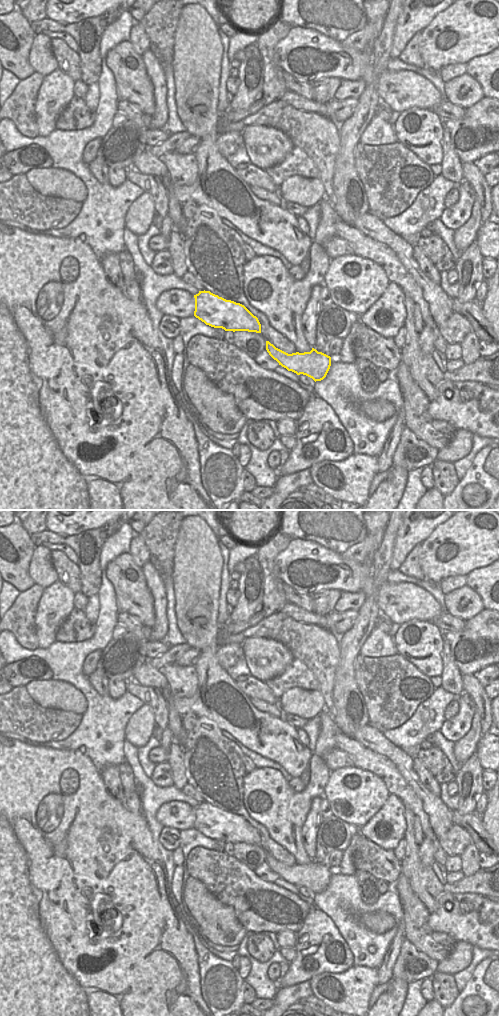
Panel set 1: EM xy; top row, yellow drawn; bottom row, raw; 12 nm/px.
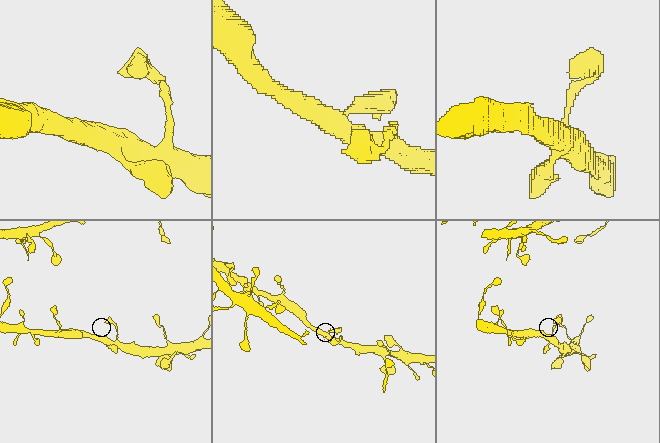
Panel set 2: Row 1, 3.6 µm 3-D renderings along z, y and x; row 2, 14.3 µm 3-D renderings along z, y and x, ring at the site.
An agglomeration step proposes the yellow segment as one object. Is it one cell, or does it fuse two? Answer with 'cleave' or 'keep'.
keep

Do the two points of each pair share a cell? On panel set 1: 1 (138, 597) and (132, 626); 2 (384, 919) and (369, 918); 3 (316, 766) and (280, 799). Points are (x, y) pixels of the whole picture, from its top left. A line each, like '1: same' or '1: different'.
1: different
2: same
3: same

